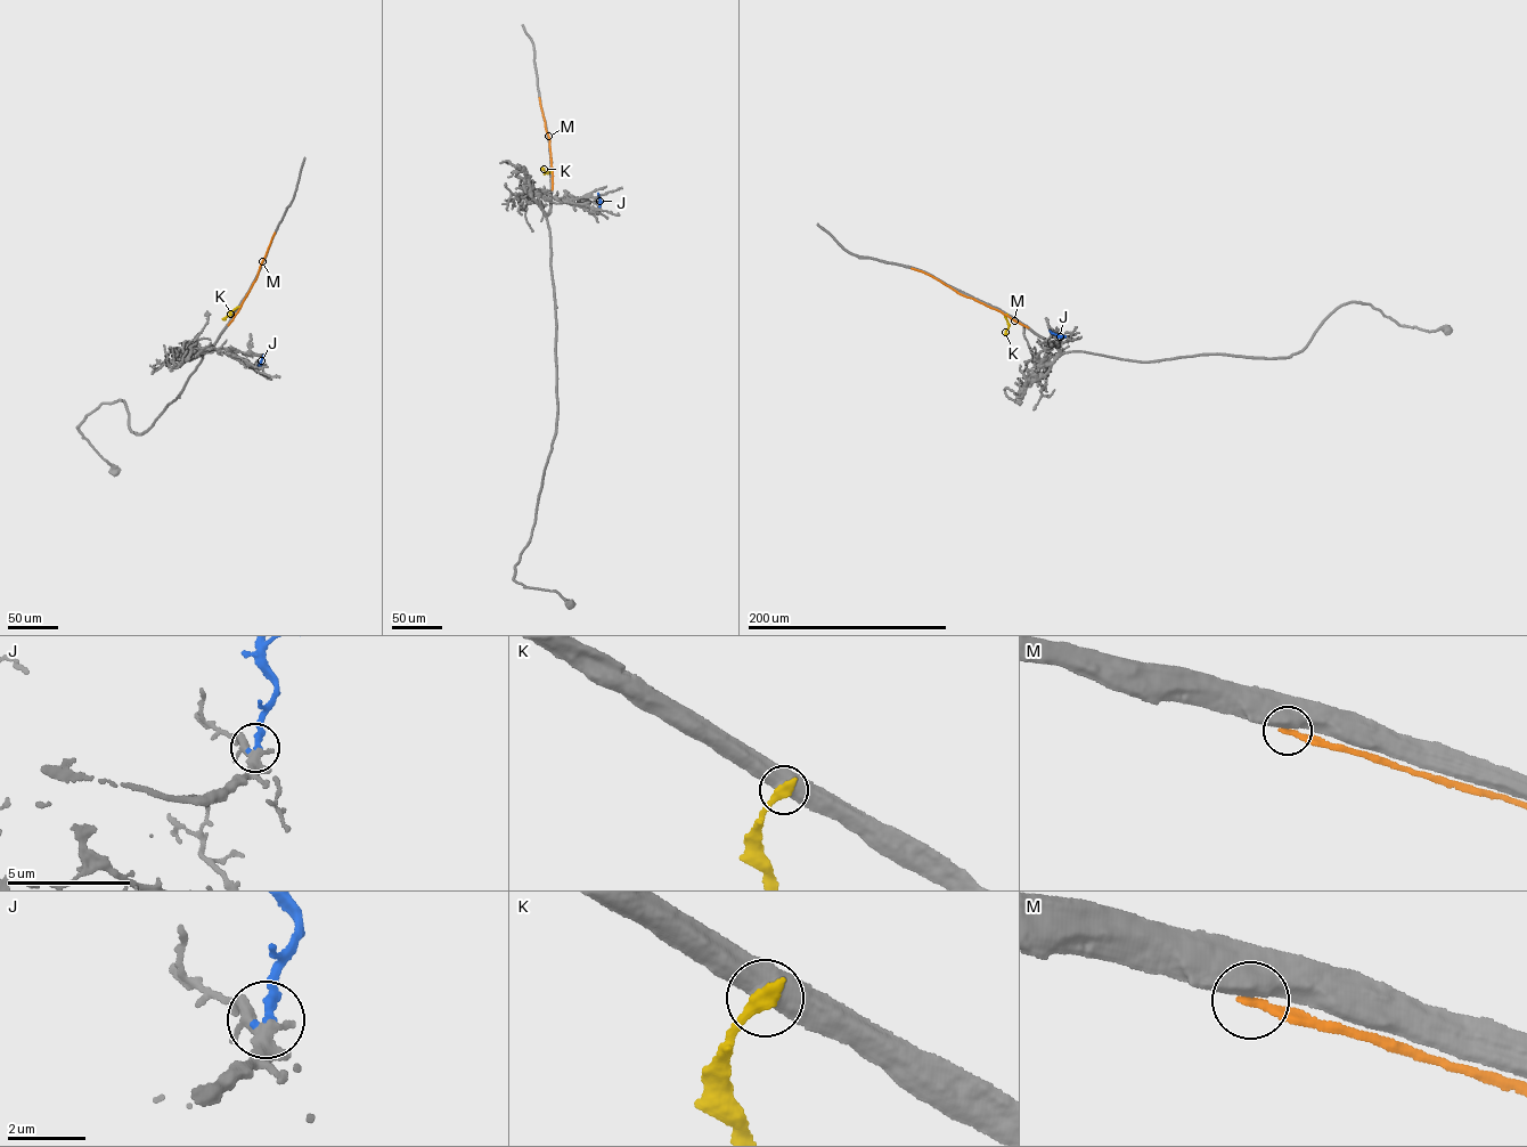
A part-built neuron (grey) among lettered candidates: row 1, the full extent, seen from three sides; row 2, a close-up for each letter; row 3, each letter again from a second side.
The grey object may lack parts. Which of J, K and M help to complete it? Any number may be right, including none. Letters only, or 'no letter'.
J

